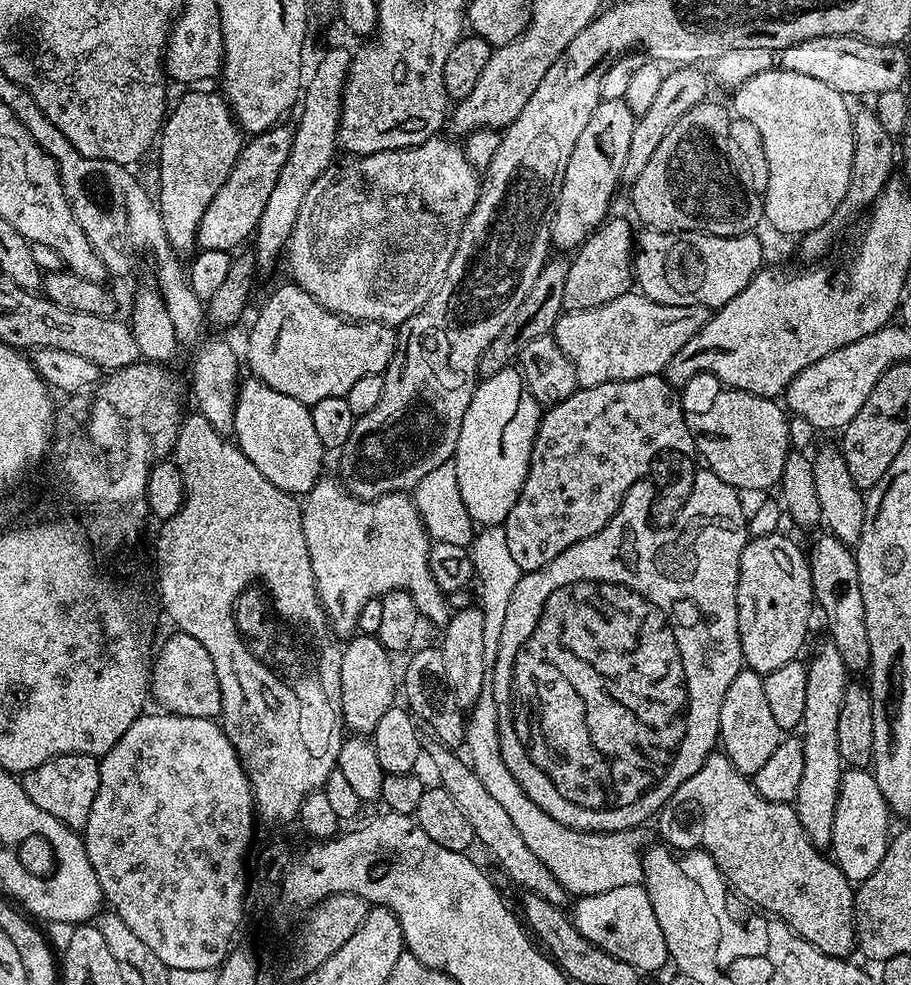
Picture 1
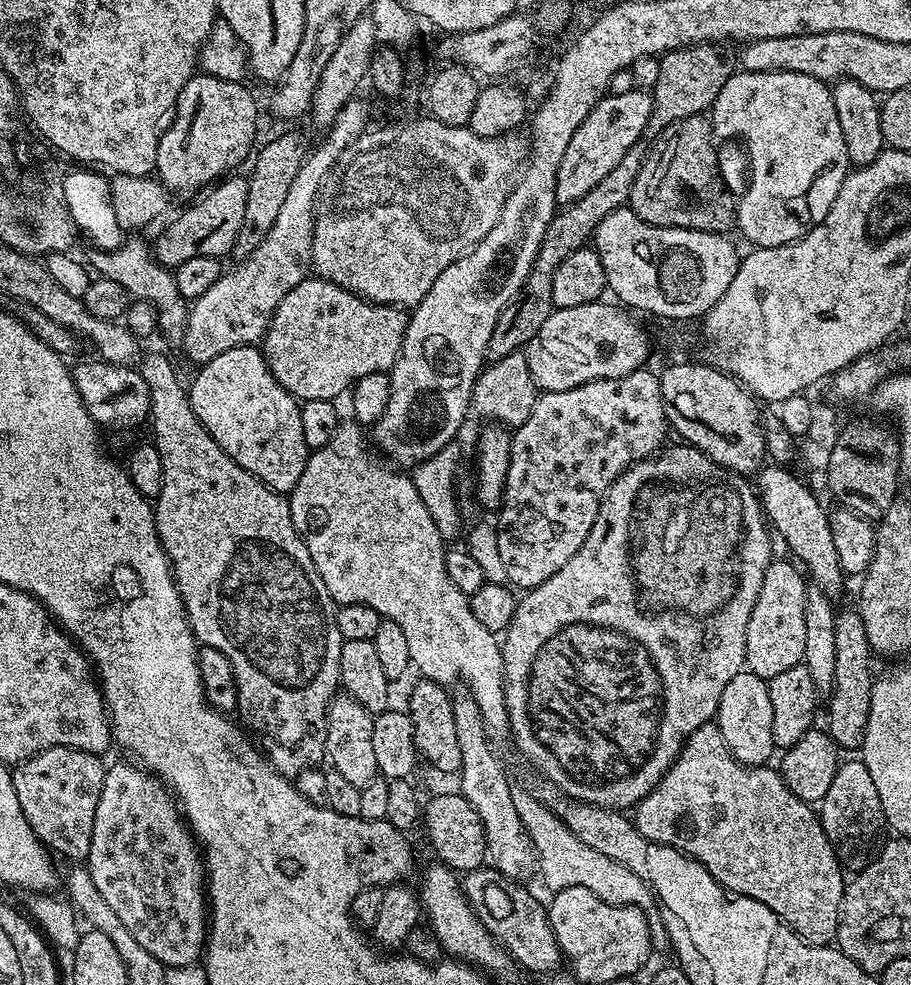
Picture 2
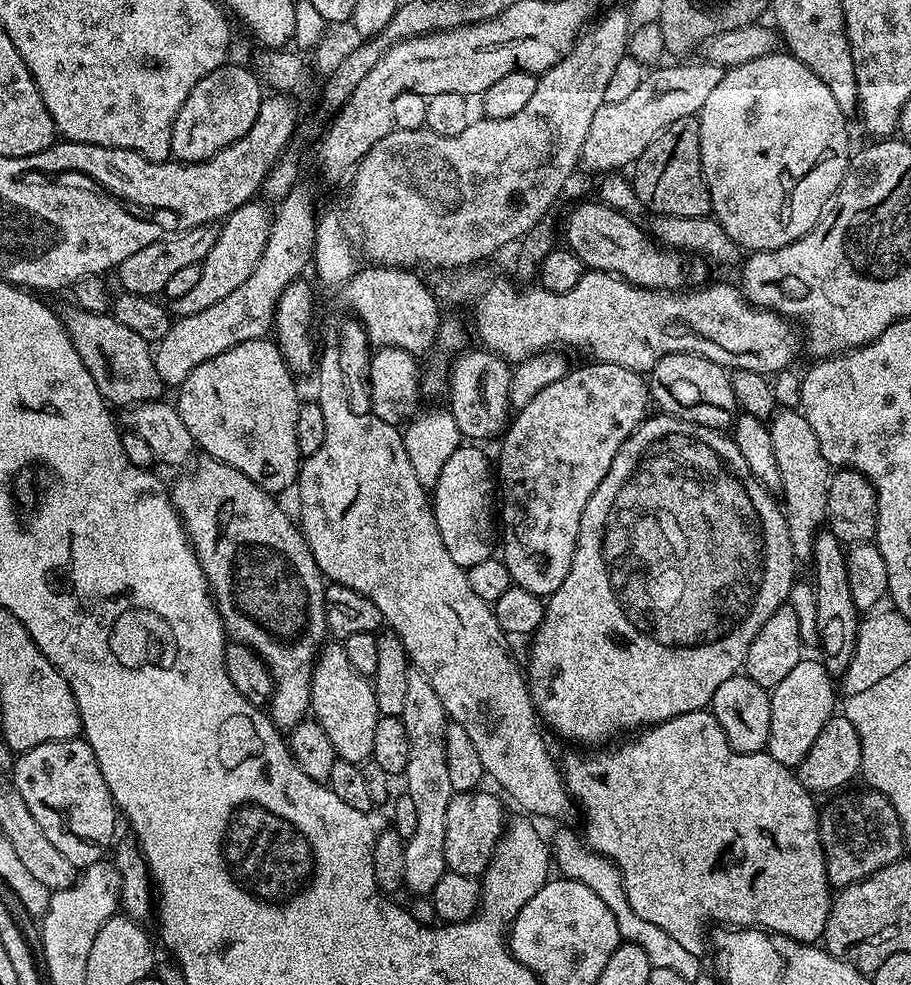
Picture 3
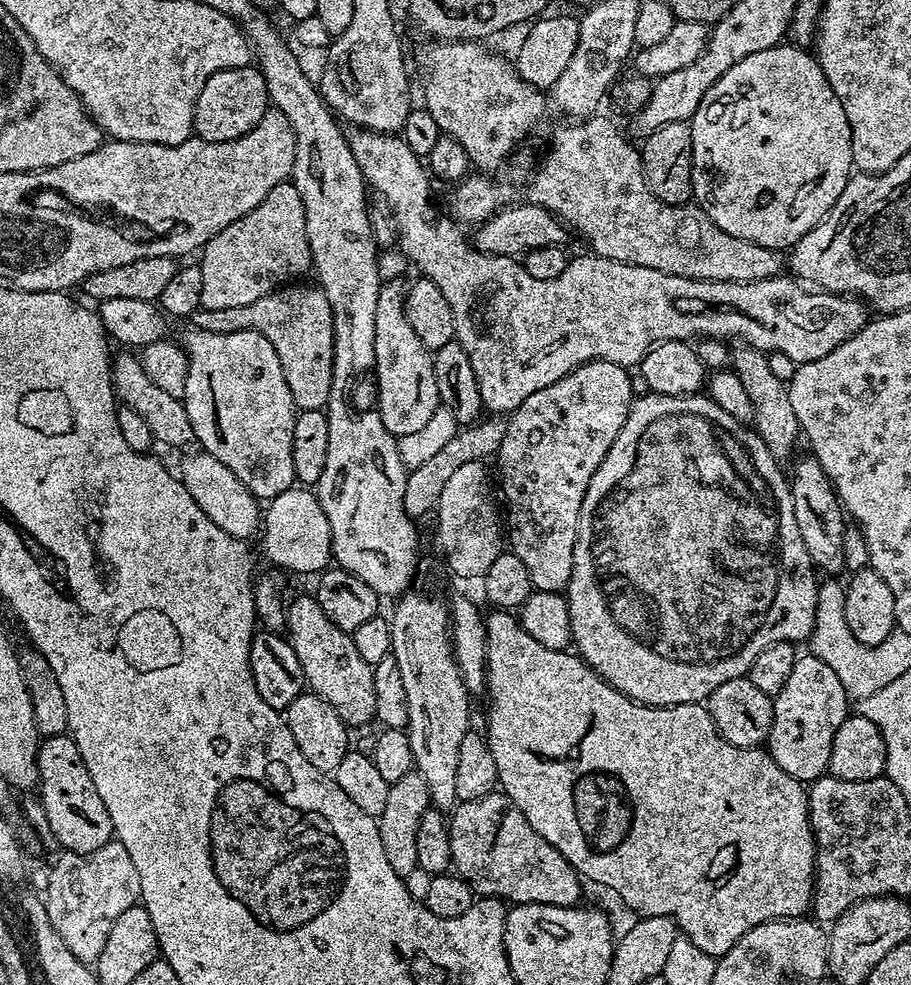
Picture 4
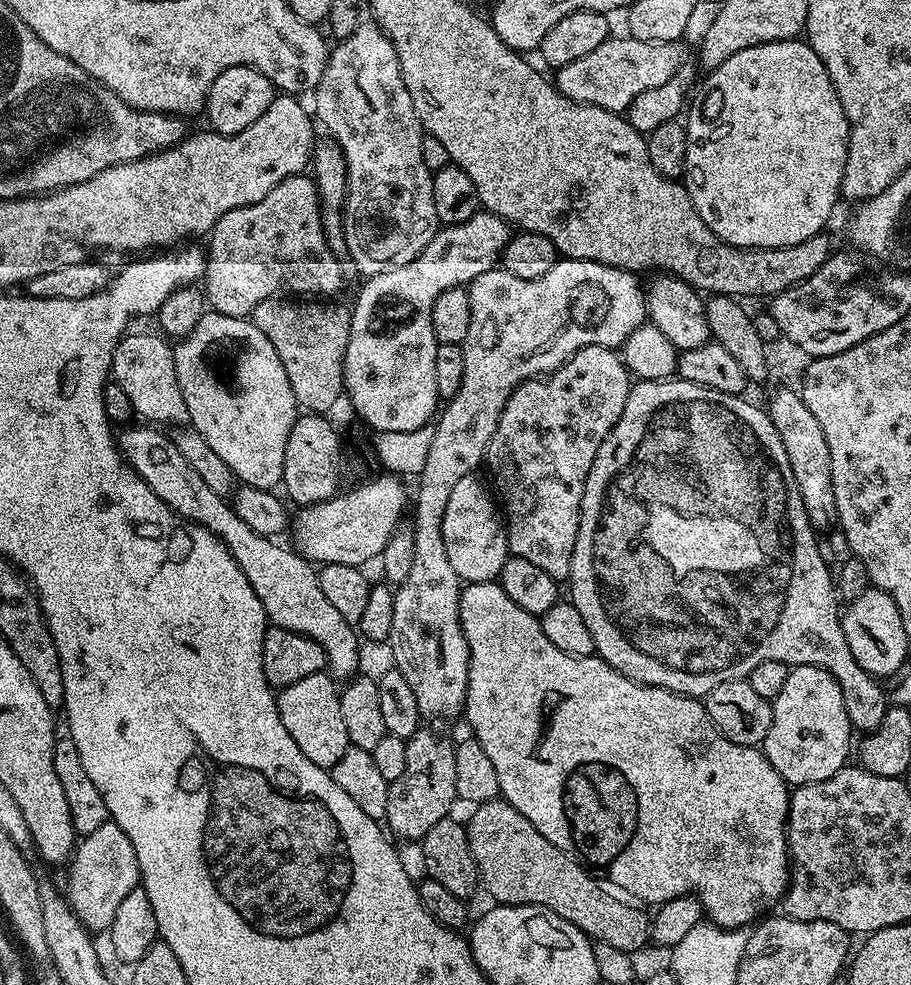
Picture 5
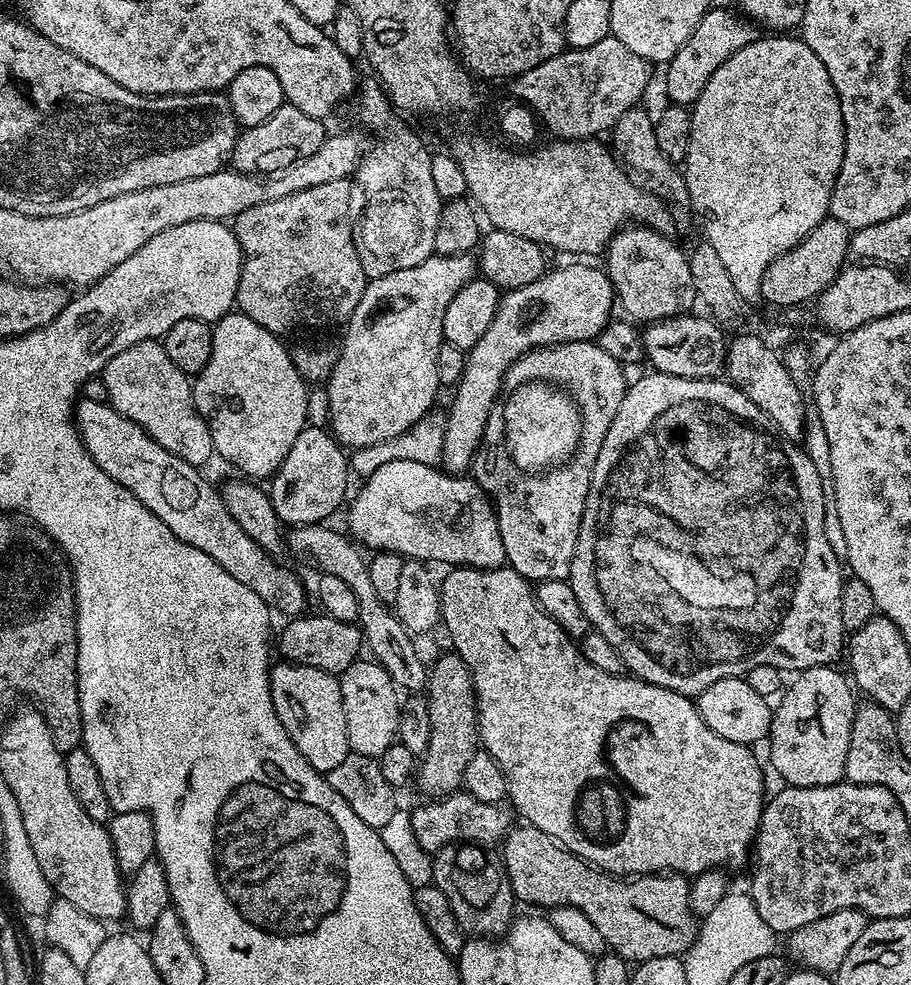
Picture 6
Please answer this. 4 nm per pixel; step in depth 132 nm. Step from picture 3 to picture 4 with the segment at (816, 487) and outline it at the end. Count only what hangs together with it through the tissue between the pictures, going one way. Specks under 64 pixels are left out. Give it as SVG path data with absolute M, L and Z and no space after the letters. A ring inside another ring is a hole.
M747 346L732 348L731 371L738 374L742 387L746 389L746 395L750 397L751 427L755 428L762 438L762 442L766 442L766 448L770 450L770 454L774 454L776 460L791 461L793 459L792 451L795 450L796 443L801 443L802 433L800 423L794 415L794 409L790 402L787 383L780 381L777 375L770 370L770 362L765 353Z

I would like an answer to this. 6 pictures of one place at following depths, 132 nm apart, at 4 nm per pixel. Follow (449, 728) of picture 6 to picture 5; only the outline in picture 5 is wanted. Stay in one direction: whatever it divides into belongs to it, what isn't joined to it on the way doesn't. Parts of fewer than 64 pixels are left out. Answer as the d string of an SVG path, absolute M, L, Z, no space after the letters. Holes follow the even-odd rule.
M422 726L406 746L406 770L398 779L388 785L388 805L386 806L386 828L404 842L423 841L426 834L437 822L449 819L452 803L457 803L454 786L453 741L439 736L434 729Z

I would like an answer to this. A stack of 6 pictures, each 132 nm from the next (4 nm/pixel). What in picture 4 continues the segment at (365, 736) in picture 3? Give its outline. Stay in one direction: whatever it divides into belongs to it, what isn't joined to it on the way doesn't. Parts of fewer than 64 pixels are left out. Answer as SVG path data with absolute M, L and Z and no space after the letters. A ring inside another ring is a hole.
M315 595L296 596L293 600L291 597L286 608L286 638L292 643L294 654L298 654L298 662L302 662L305 685L330 702L330 706L338 710L338 718L342 718L349 729L360 730L356 728L376 720L372 665L358 654L352 633L334 626L334 622L326 618Z

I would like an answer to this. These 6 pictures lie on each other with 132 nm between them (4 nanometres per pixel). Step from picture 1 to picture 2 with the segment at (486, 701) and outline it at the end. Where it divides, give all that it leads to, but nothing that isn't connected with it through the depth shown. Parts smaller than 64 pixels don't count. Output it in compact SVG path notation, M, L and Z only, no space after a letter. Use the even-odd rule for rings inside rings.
M513 791L514 807L518 810L518 818L522 818L522 826L526 826L526 834L530 834L532 848L536 852L538 876L544 879L544 884L552 888L553 893L566 890L570 886L586 886L590 894L598 894L602 902L610 902L618 906L634 906L644 911L648 917L653 949L667 949L668 931L660 917L660 910L652 890L634 870L630 870L622 862L614 862L614 858L606 858L606 854L598 854L594 846L586 846L582 838L578 838L566 826L564 820L559 820L547 803L539 804L528 792Z

